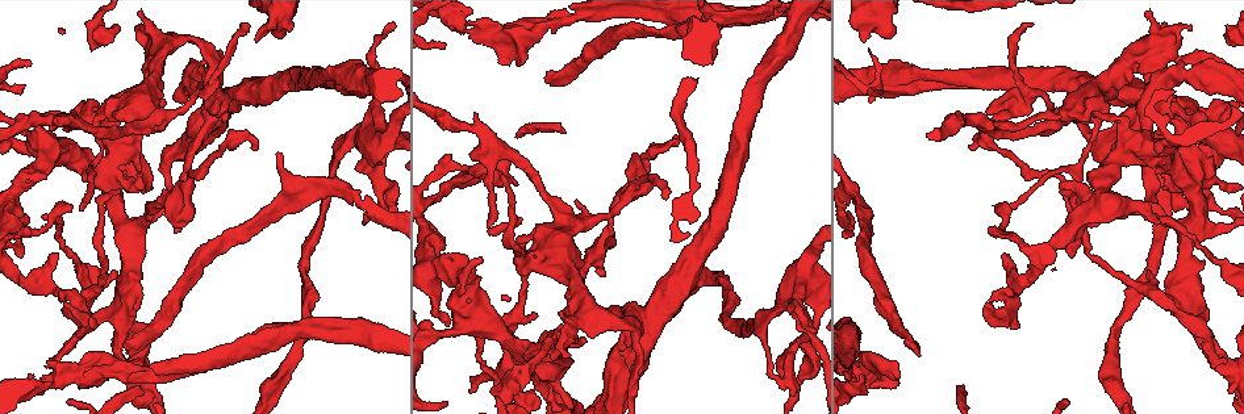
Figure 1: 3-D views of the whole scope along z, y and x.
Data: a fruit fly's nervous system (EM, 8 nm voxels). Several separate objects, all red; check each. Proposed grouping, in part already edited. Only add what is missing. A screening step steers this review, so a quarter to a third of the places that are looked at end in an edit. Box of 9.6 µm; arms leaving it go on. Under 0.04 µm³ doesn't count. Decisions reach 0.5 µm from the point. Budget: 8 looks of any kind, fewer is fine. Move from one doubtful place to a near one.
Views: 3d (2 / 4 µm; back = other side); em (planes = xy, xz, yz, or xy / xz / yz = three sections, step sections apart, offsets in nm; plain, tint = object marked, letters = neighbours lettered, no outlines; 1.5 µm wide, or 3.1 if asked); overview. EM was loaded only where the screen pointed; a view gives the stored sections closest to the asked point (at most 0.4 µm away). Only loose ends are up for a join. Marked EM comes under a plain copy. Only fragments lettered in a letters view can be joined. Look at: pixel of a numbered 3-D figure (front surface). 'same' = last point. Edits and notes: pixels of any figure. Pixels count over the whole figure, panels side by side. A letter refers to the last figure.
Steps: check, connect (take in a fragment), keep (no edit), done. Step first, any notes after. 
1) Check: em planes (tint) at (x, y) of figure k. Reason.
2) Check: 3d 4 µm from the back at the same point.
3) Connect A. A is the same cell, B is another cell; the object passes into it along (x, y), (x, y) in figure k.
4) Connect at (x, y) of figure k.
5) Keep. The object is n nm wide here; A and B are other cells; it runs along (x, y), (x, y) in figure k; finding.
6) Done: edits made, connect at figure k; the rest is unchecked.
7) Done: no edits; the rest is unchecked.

Check: 3d 2 µm at (1188, 29) of figure 1. Free end.

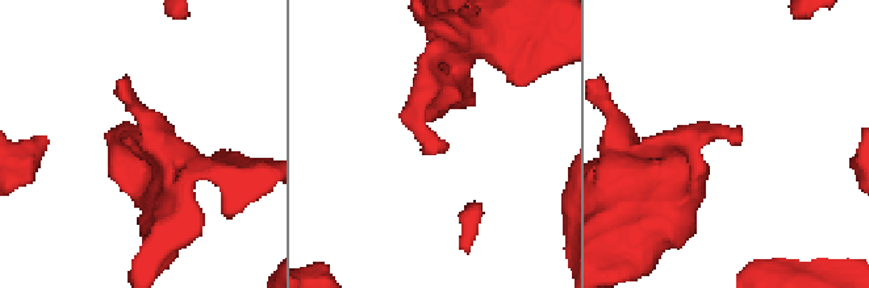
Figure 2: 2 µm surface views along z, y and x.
Check: em xz step 4 (letters) at (731, 141) of figure 2. Shape alone is not enough.

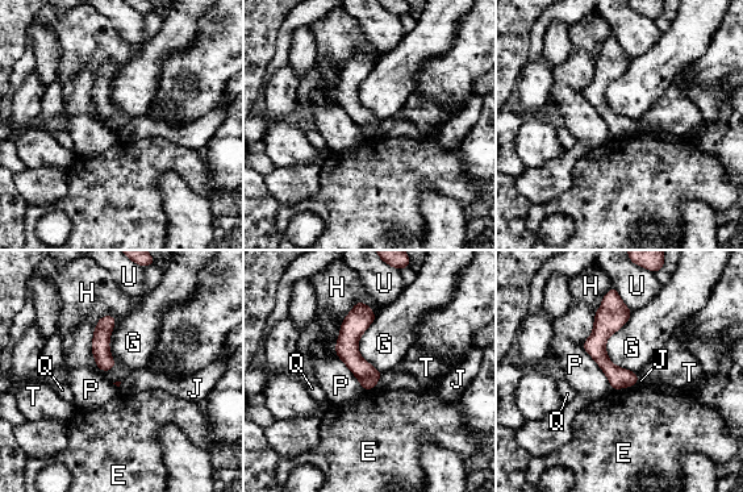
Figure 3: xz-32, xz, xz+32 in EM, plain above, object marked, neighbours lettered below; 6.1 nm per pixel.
Check: em planes (letters) at the same point. Another direction.

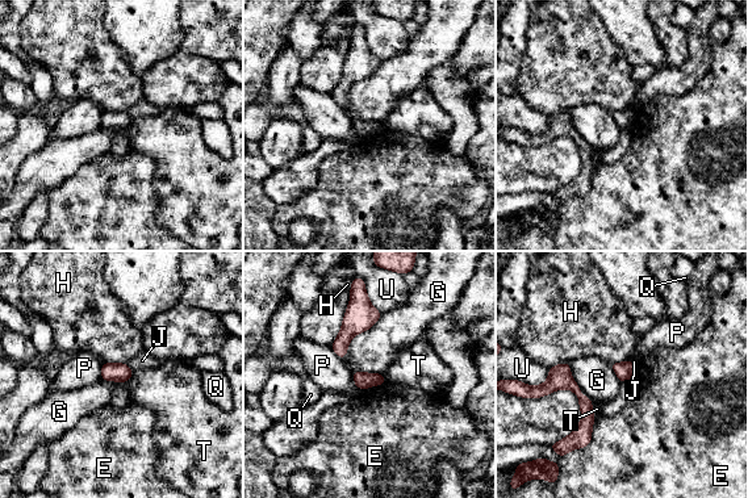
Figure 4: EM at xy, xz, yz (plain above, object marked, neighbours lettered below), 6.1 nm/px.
Keep. The object is 100 nm wide here; the longest contact is with G, 380 nm; E, G, H, J, P, Q, T and U are other cells; no lettered fragment goes on from it.

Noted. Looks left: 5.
Check: em xy step 4 (letters) at (137, 303) of figure 1. Stops while still wide.

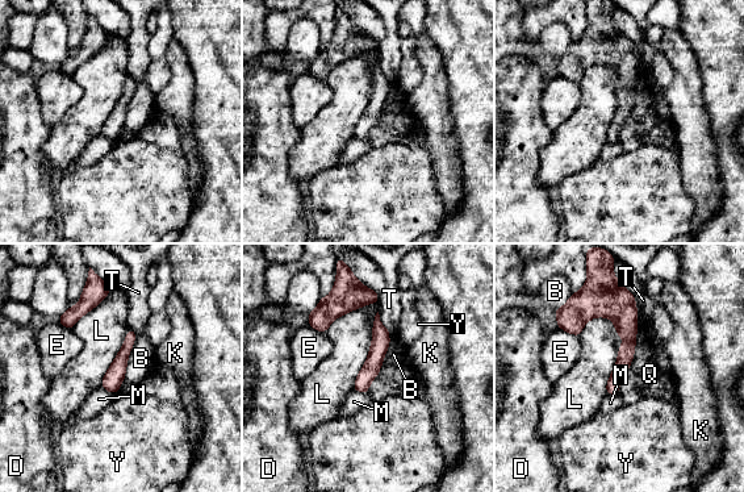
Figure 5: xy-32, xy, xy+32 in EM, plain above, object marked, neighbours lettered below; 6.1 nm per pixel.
Keep. The longest contact is with L, 500 nm; B, D, E, K, L, M, Q, T and Y are other cells; it runs along (609, 287), (627, 329), (615, 391) in figure 5; no lettered fragment goes on from it.

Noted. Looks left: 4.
Check: 3d 4 µm at (677, 27) of figure 1. Branch stops here.

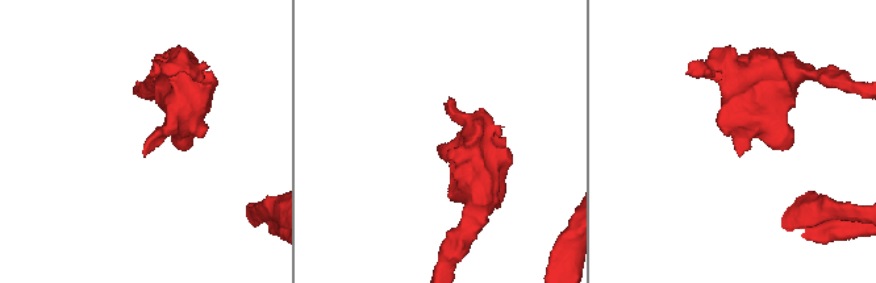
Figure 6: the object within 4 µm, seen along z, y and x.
Check: em xy step 4 (letters) at (441, 148) of figure 6.

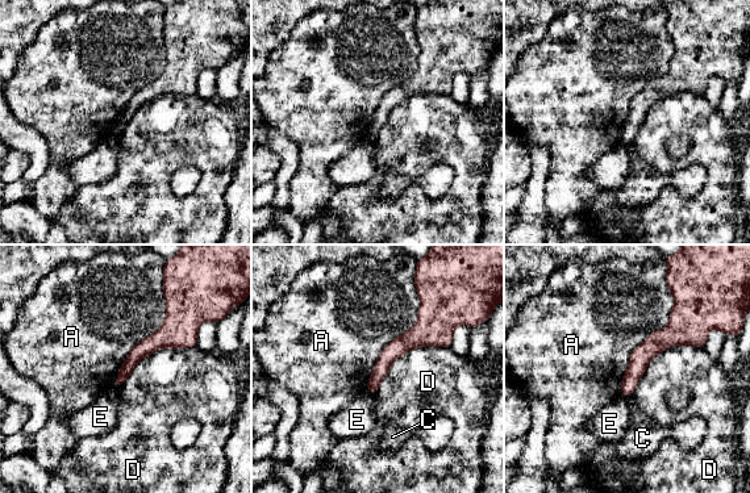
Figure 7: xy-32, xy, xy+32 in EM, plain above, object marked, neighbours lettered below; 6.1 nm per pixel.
Keep. A, C, D and E are other cells; it runs along (701, 338), (661, 339), (624, 391) in figure 7; no lettered fragment goes on from it.

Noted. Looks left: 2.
Done: no edits; the rest is unchecked.

